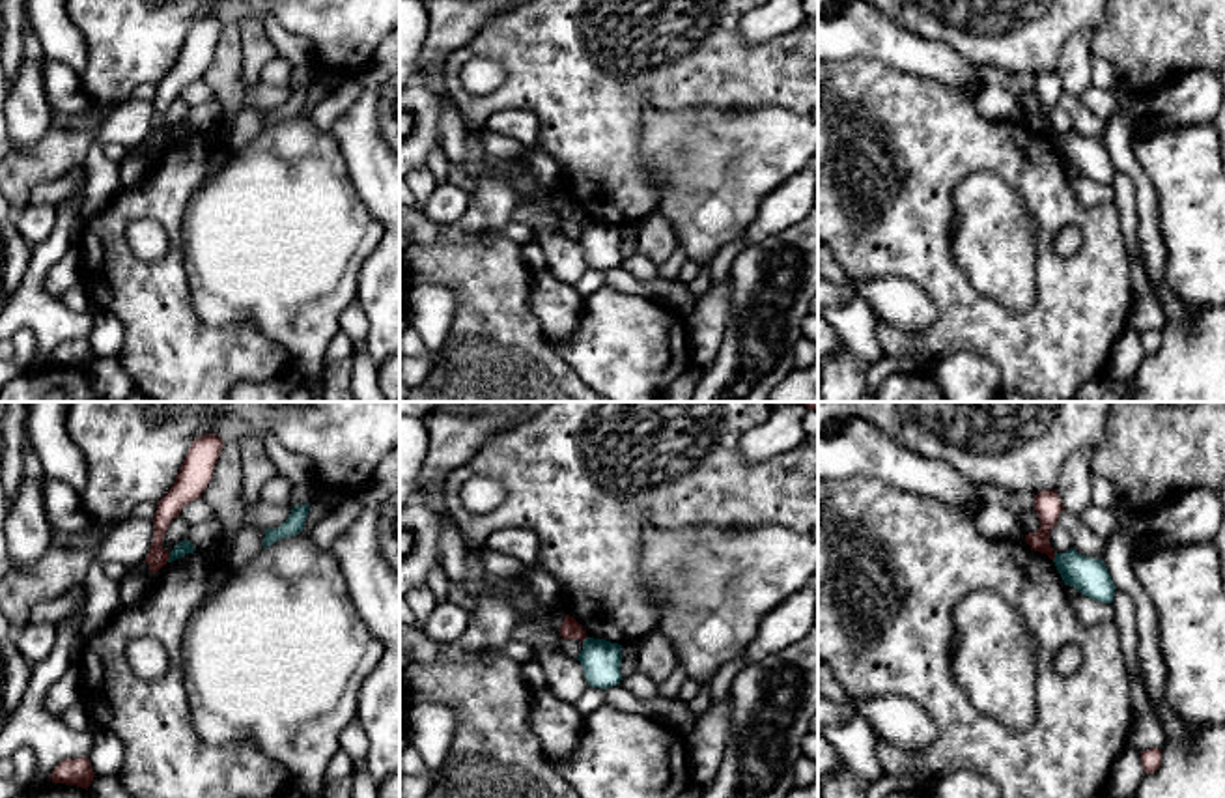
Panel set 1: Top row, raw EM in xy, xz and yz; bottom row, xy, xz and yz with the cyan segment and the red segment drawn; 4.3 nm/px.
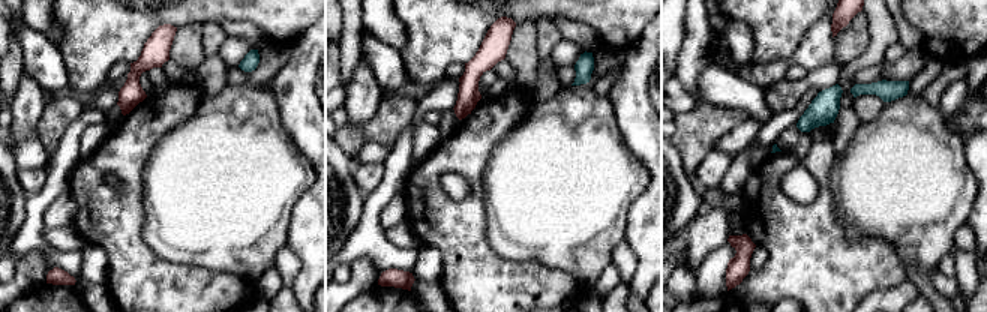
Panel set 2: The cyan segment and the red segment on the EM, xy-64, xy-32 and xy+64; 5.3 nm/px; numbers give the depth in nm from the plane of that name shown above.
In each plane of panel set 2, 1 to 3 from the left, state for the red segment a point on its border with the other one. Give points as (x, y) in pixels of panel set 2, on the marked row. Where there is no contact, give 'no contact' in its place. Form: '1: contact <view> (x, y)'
1: no contact
2: no contact
3: no contact

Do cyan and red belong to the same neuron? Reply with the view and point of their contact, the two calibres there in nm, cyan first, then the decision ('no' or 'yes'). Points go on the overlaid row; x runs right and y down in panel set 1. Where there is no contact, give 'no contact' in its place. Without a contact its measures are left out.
xy (170, 557) | 60/100 nm | no

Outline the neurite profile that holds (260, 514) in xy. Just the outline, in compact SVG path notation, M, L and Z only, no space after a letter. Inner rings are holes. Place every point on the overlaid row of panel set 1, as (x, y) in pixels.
M258 499L256 503L245 506L243 527L252 525L260 529L276 529L288 520L289 514L289 506L271 506Z

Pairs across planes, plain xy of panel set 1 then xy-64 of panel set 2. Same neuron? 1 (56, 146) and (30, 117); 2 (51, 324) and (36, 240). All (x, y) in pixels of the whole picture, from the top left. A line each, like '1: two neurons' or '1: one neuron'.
1: two neurons
2: one neuron

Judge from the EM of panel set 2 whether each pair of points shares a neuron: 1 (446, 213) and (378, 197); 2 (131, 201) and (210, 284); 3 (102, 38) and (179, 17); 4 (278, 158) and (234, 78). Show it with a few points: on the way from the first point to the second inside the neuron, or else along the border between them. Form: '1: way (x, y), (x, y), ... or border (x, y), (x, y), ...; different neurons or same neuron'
1: border (413, 167), (402, 191); different neurons
2: way (131, 231), (131, 245), (170, 284), (180, 284); same neuron
3: way (122, 18), (125, 15), (159, 15); same neuron
4: border (228, 83), (261, 87); different neurons

